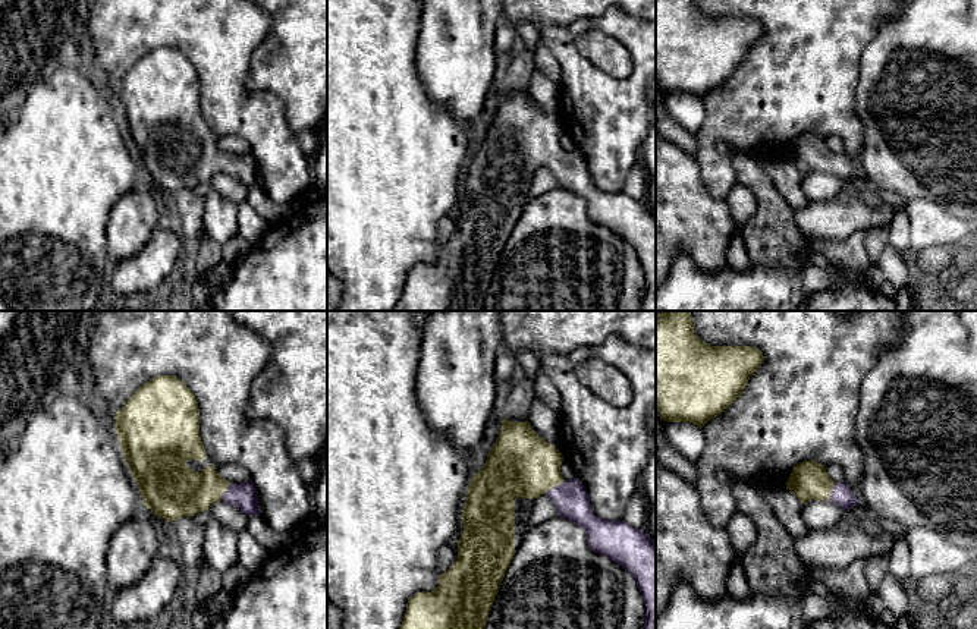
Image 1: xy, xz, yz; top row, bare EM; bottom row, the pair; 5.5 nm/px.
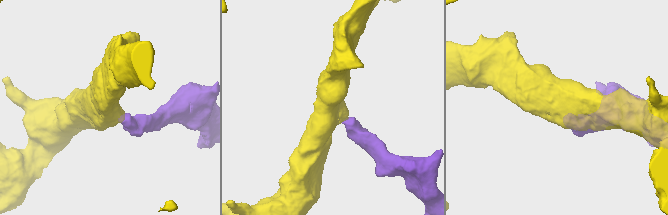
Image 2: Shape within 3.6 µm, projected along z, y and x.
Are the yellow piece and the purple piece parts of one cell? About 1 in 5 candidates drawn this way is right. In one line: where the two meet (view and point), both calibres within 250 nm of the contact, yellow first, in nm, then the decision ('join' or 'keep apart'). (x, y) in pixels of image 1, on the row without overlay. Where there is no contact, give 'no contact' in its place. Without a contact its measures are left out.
contact xz (553, 157); calibres 360 and 190 nm; join

